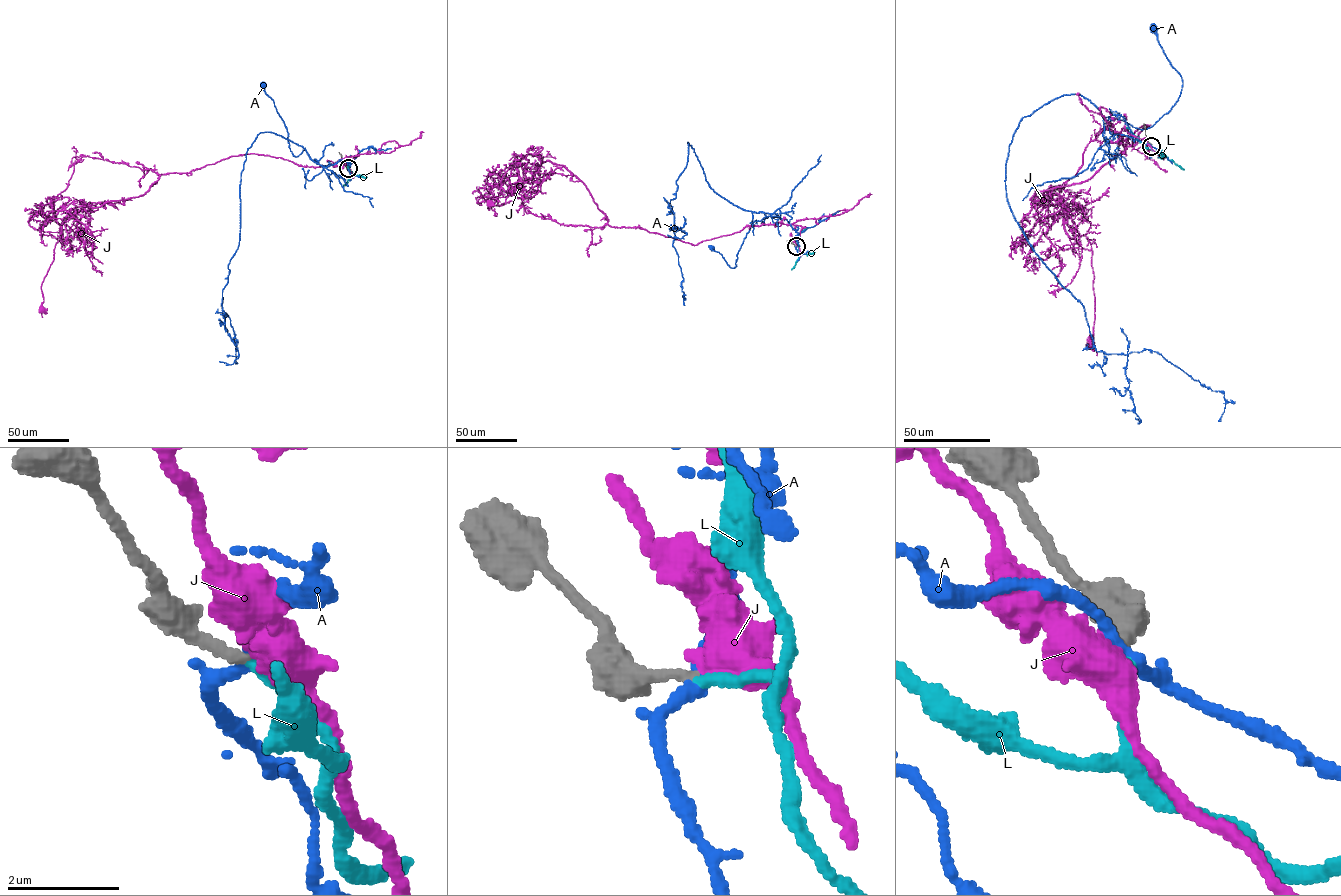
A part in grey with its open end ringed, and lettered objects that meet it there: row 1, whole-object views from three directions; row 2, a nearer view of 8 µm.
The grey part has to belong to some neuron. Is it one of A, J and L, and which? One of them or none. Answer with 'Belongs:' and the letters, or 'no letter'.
Belongs: L

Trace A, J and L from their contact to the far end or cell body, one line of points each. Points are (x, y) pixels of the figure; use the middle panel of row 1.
A: (796, 246), (797, 233), (787, 220), (774, 213), (759, 212), (752, 213), (751, 224), (734, 268), (712, 248)
J: (796, 246), (802, 227), (780, 222), (696, 245), (610, 226), (587, 187), (548, 161), (504, 204), (490, 202)
L: (796, 246), (801, 255), (791, 269)

